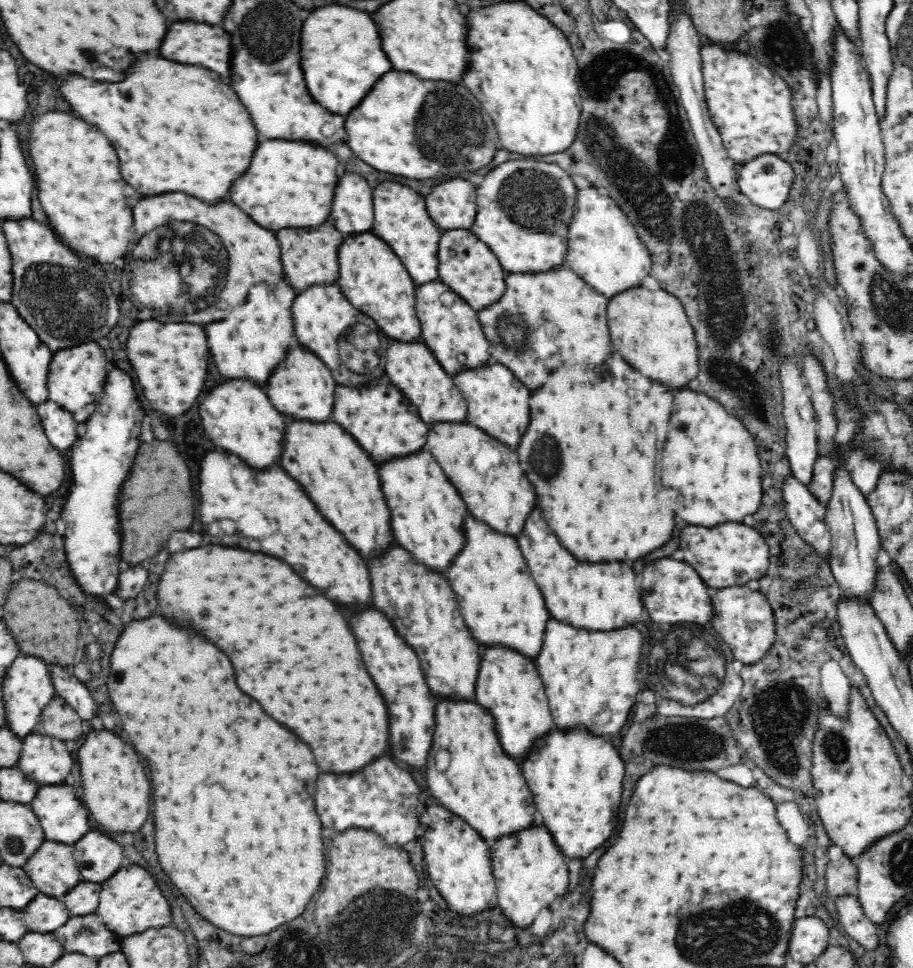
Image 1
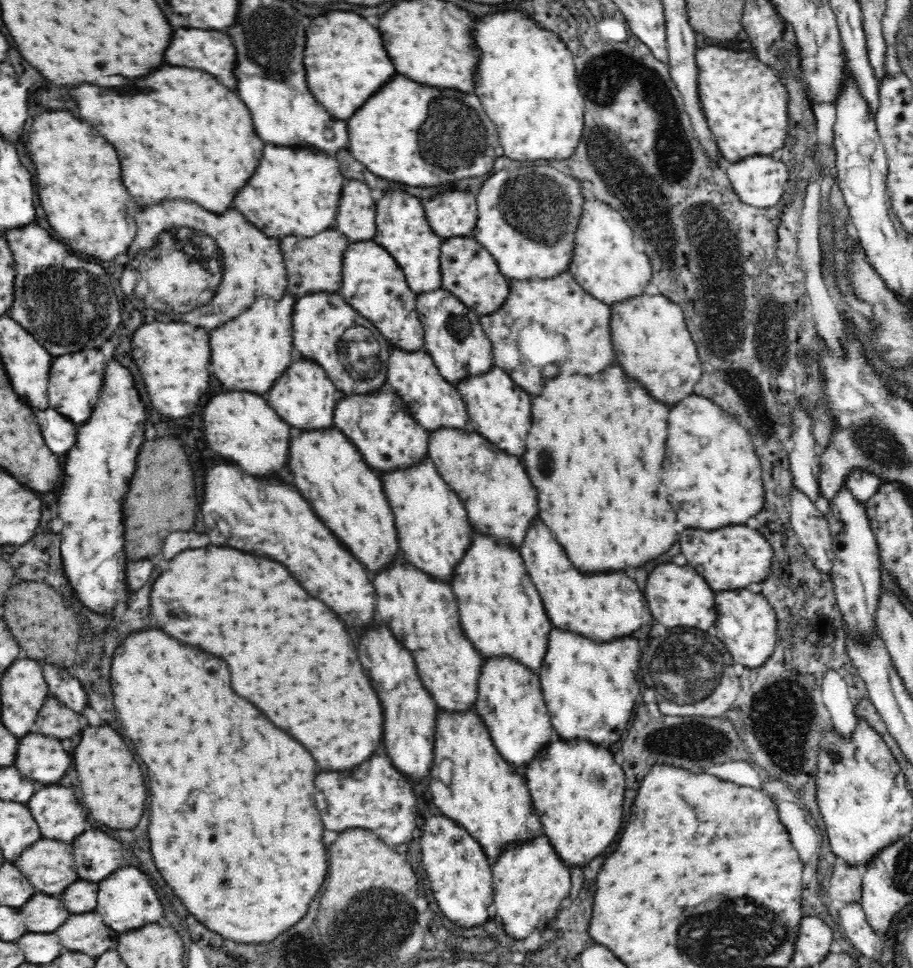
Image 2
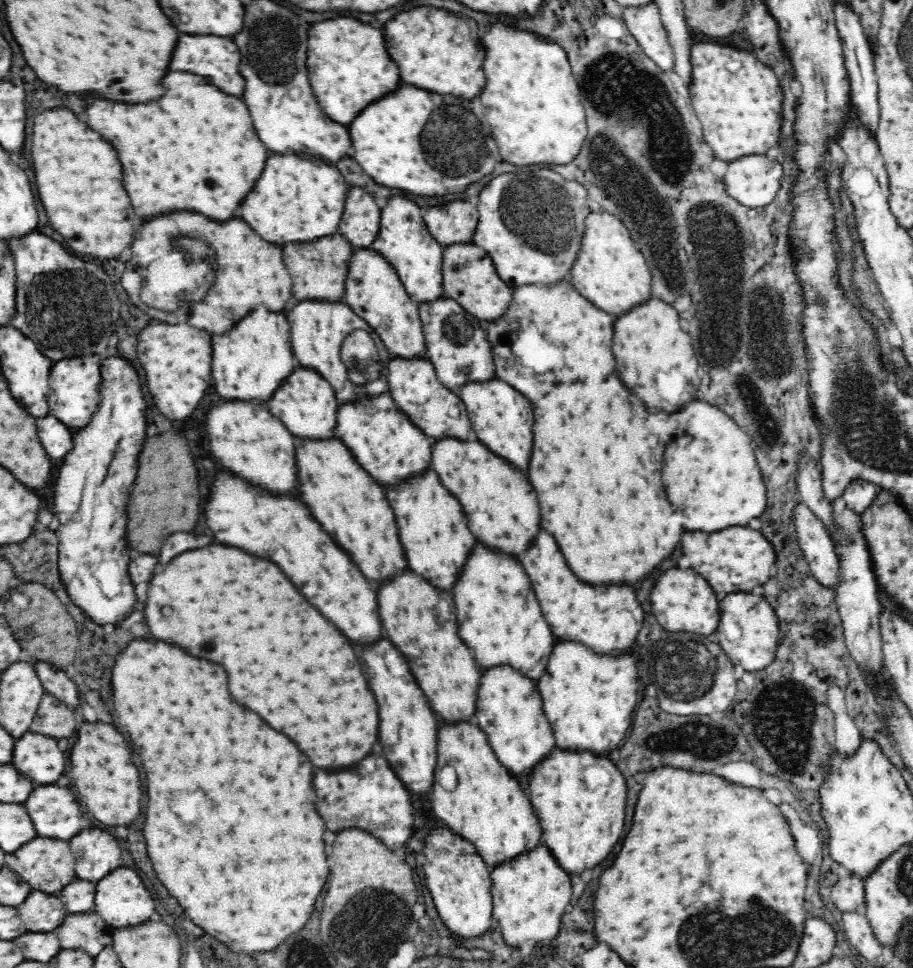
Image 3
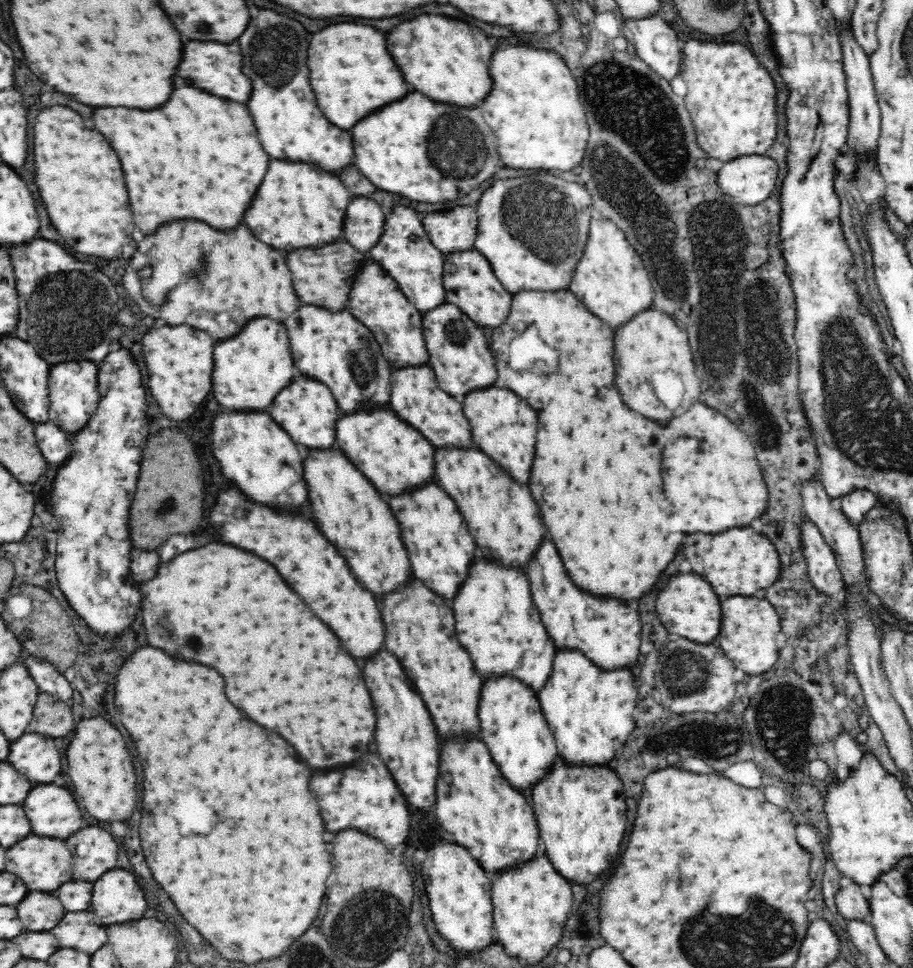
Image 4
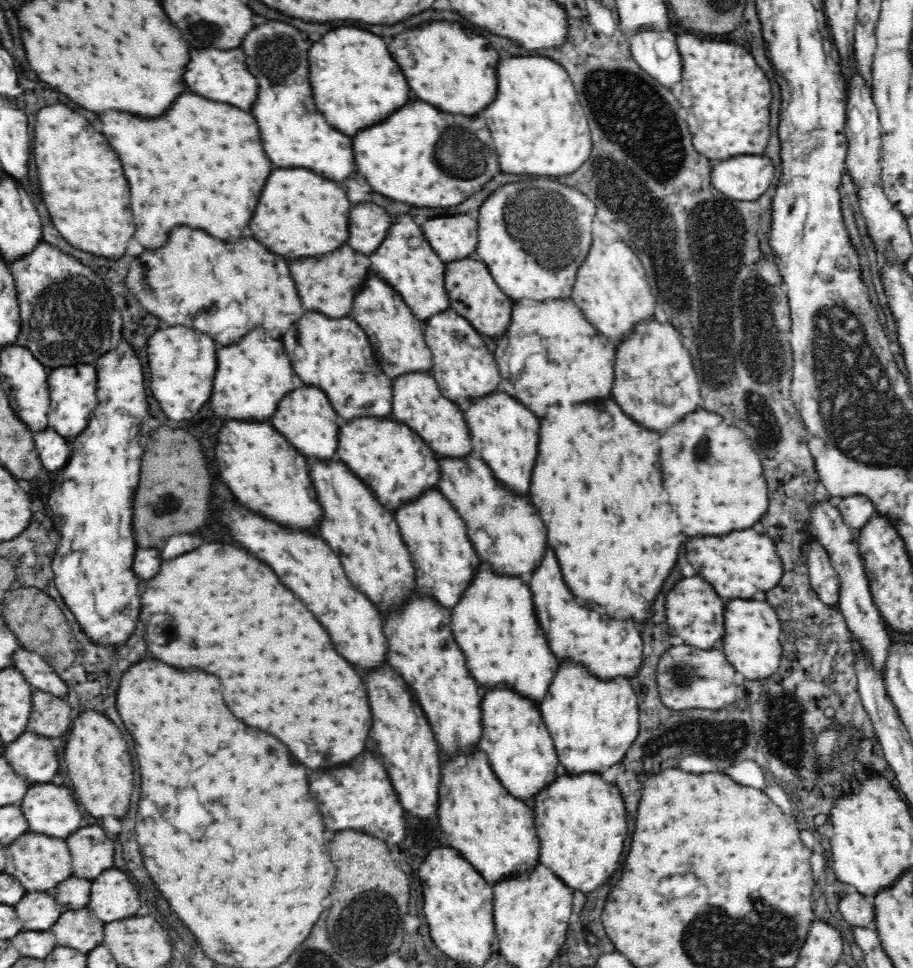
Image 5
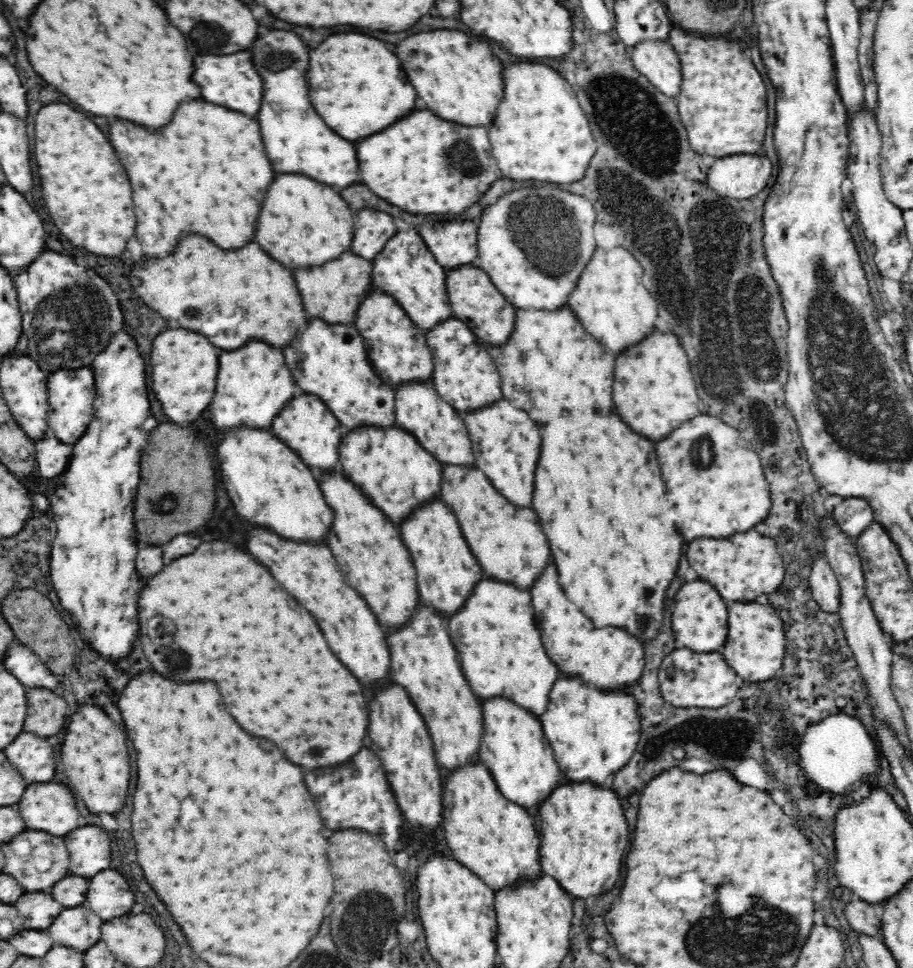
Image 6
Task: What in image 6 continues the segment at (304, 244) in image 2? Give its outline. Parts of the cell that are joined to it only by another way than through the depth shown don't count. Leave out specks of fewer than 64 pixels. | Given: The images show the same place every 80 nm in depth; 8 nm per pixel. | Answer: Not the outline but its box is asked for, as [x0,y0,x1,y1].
[294,252,374,325]

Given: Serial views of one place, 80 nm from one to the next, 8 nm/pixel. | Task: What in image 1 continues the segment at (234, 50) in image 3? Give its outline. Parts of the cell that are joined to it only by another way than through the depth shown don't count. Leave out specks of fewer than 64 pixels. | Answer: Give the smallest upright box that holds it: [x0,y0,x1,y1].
[160,22,232,84]

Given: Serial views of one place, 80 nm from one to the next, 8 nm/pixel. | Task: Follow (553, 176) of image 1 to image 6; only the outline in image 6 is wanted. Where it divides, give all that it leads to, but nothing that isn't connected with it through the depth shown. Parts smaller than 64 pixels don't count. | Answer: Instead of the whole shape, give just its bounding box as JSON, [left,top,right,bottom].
[472,182,597,311]

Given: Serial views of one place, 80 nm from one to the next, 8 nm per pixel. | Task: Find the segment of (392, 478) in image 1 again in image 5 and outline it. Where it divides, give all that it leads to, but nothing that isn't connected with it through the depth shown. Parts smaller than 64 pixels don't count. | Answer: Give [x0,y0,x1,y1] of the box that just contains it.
[396,490,480,608]

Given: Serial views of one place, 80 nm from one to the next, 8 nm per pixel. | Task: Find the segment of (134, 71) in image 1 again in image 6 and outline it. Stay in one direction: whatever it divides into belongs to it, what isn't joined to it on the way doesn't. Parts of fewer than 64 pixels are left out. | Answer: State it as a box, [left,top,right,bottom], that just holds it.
[110,100,274,258]

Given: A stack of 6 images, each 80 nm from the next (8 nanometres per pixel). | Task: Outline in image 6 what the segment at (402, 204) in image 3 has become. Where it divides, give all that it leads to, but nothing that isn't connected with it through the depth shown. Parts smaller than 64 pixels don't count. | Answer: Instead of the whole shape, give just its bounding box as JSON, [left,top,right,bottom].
[371,228,453,332]

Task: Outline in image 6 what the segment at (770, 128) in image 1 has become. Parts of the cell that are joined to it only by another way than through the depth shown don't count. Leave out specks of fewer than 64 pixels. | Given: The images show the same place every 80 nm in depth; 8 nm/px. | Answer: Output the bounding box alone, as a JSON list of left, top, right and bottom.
[668,26,766,158]

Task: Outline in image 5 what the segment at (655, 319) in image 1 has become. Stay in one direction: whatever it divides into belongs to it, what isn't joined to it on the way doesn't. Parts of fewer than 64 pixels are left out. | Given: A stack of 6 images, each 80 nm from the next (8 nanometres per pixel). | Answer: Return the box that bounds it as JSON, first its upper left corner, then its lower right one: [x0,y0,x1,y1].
[612,317,700,432]

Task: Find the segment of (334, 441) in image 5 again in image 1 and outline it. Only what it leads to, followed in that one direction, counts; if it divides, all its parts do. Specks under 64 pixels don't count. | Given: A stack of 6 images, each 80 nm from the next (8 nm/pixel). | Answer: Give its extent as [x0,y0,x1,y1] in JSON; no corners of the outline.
[268,347,338,422]

